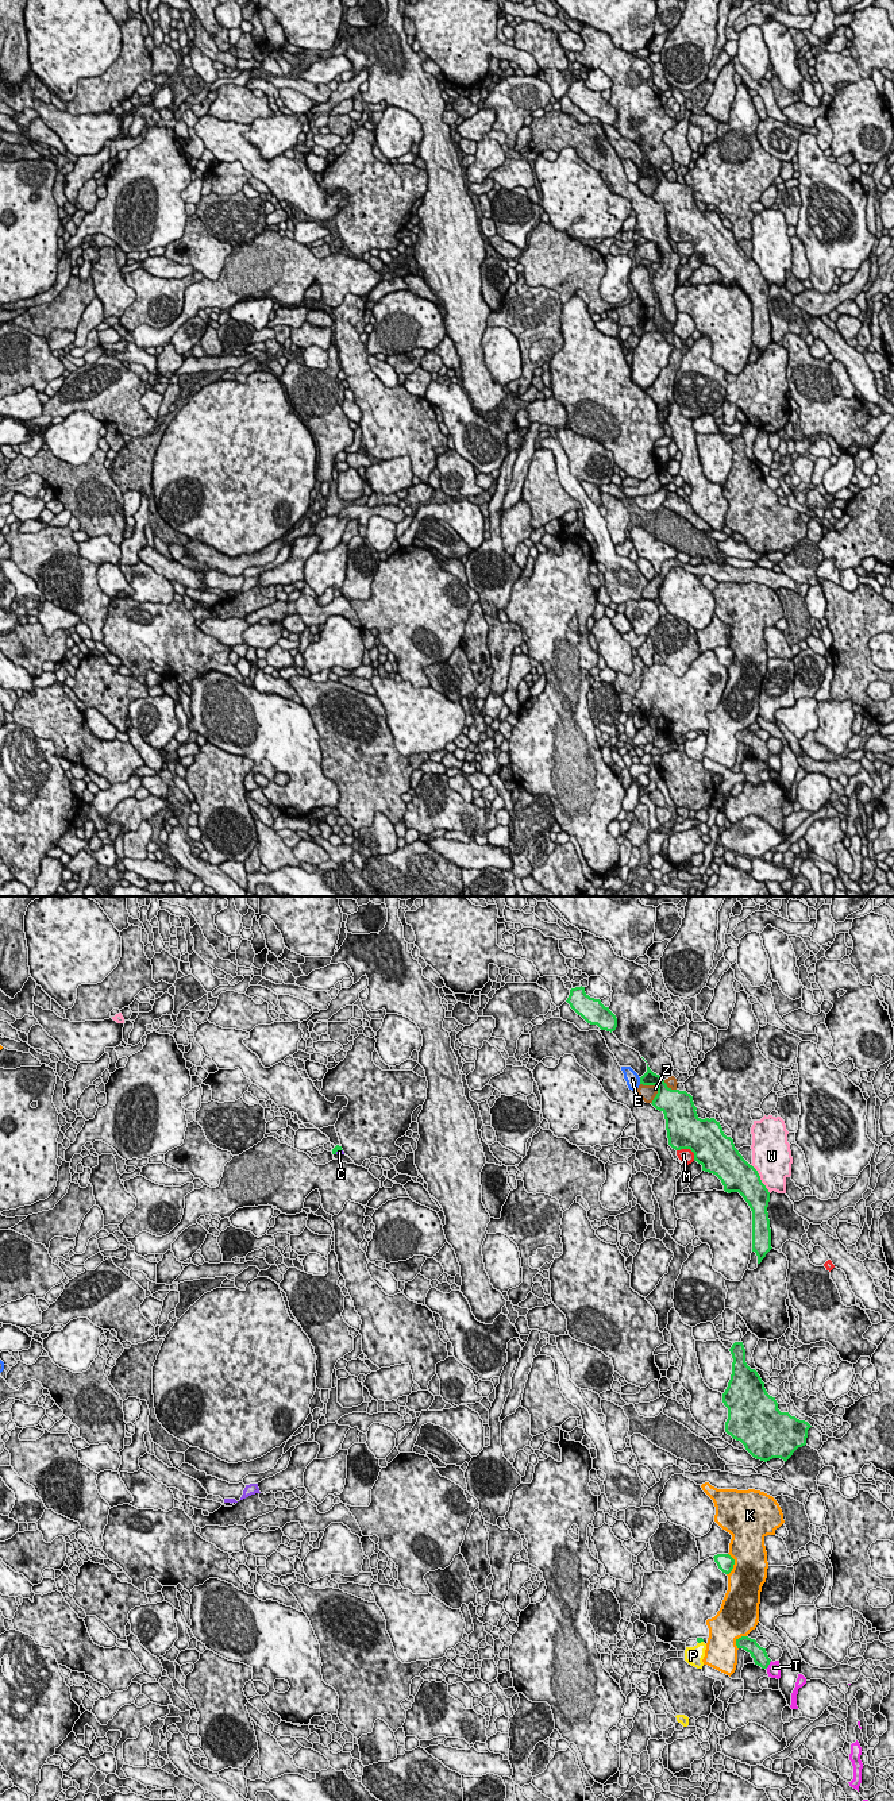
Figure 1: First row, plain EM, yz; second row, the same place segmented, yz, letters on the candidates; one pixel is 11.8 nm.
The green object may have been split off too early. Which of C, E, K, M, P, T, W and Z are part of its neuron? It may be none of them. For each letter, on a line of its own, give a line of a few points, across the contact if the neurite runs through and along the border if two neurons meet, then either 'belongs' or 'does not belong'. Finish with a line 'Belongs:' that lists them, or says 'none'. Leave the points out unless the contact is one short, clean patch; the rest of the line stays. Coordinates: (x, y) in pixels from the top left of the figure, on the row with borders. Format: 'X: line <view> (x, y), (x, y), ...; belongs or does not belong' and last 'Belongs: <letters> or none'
C: line yz (336, 1148), (338, 1149), (339, 1152); belongs
E: does not belong
K: does not belong
M: does not belong
P: does not belong
T: line yz (771, 1661), (766, 1669); does not belong
W: does not belong
Z: does not belong
Belongs: C

